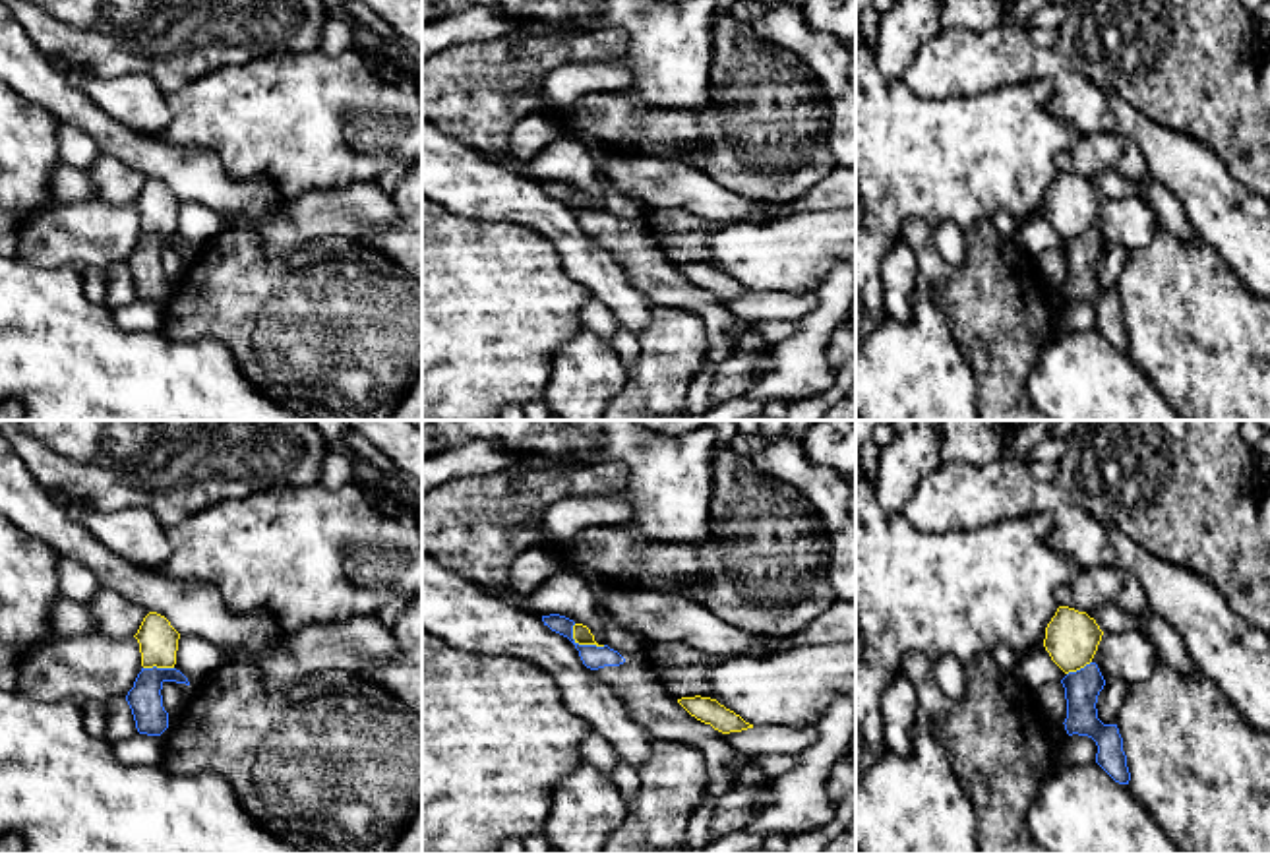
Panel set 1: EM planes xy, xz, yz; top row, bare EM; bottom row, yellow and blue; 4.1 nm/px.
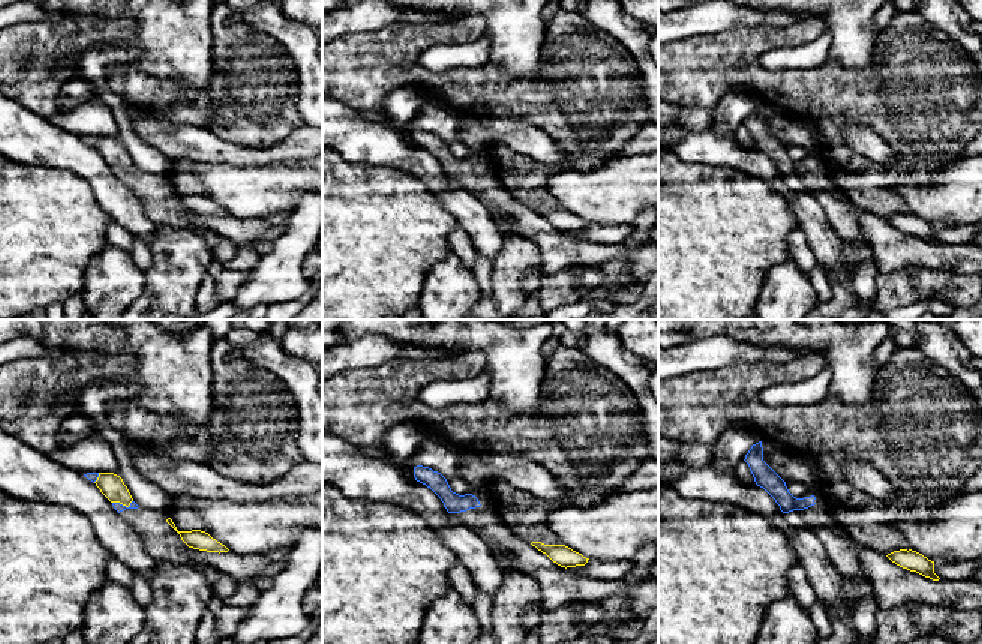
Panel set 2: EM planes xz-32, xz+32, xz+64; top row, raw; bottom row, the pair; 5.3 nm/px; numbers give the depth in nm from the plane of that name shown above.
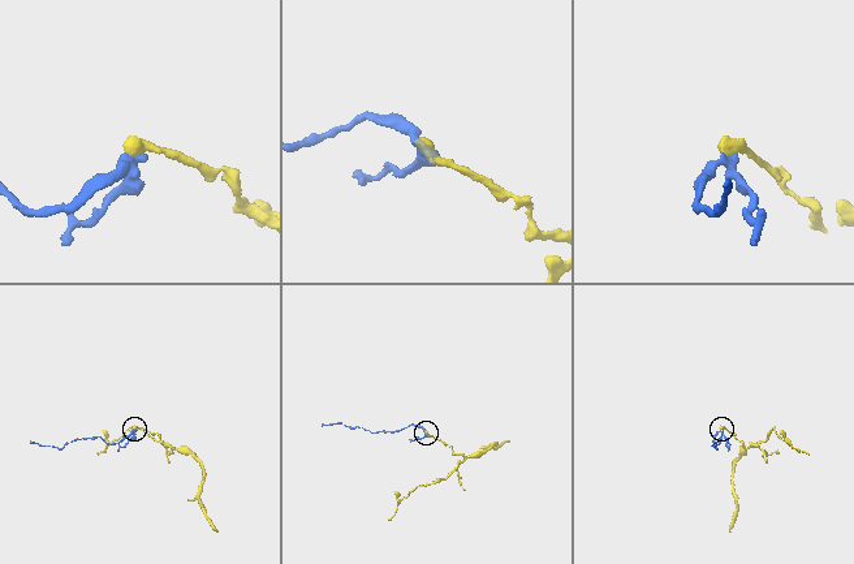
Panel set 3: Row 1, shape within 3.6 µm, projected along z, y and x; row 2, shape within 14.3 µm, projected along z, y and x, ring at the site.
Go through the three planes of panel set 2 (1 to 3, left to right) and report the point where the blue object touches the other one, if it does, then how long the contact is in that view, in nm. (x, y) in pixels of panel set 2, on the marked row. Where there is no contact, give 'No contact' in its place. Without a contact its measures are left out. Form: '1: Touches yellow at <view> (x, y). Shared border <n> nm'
1: Touches yellow at xz-32 (123, 505). Shared border 110 nm
2: No contact
3: No contact

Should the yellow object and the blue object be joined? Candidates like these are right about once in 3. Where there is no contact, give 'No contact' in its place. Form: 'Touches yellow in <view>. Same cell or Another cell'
Touches yellow in xz. Another cell

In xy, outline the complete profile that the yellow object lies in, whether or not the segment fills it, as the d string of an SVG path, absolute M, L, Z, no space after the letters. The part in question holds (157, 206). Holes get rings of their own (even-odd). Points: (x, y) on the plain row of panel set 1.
M149 178L134 203L139 209L143 234L174 234L180 199L165 182Z

